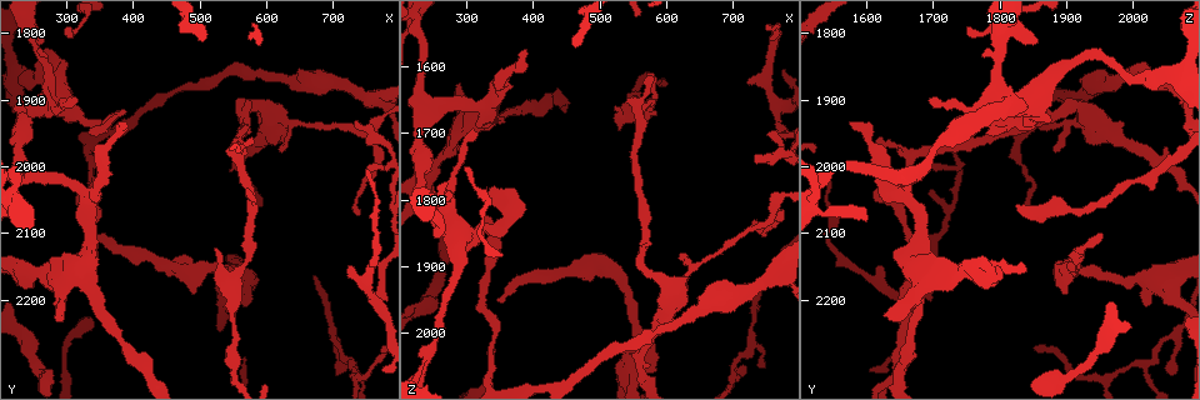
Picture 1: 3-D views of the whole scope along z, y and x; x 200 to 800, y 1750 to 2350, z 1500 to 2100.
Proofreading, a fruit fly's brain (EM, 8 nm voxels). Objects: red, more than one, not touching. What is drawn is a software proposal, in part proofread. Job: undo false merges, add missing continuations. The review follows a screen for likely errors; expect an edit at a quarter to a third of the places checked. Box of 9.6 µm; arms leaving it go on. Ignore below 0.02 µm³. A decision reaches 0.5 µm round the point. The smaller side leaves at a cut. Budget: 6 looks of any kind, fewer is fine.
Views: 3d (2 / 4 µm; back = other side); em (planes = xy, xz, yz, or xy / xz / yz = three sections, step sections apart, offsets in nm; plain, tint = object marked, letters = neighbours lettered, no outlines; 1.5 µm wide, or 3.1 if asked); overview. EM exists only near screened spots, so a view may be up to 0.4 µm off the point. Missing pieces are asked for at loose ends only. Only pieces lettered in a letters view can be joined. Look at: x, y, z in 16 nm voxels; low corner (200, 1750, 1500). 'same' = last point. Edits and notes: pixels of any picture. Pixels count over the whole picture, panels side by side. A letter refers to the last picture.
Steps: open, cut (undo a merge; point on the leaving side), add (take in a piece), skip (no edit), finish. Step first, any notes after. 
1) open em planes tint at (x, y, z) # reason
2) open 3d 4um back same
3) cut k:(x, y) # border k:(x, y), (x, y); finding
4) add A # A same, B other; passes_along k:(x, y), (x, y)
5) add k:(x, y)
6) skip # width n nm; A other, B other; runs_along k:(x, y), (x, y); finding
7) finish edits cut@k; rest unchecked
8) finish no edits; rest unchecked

open em planes letters at (760, 2095, 1545) # a narrow waist

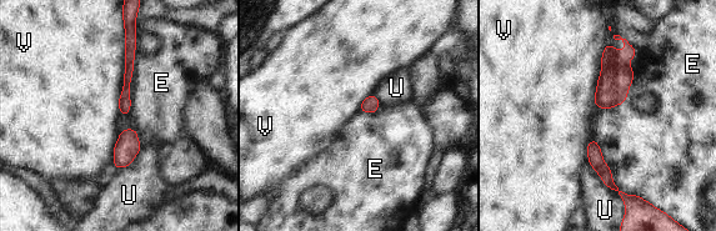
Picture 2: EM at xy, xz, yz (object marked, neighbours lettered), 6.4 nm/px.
skip # E other, U other, V other; runs_along 2:(131, 31), (129, 73), (123, 111); continuous, no second cell

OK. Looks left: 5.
open em planes tint at (730, 1940, 1735) # thin end

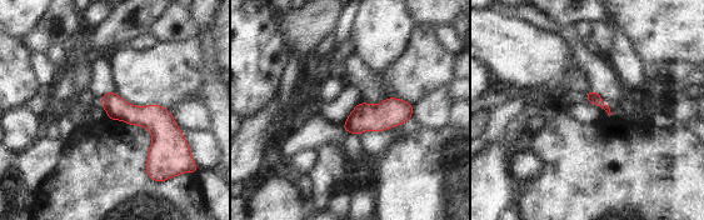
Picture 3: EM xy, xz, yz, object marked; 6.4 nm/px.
open em planes letters same

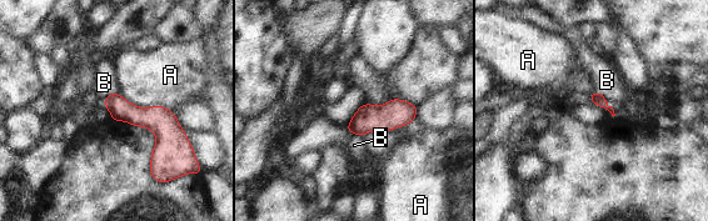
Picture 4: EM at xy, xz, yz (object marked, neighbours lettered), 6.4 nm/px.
skip # longest_contact A 380 nm; A other, B other; runs_along 4:(110, 96), (160, 132), (153, 164); none of them fits

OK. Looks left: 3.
open em yz step 4 letters at (720, 2155, 1620) # an open end

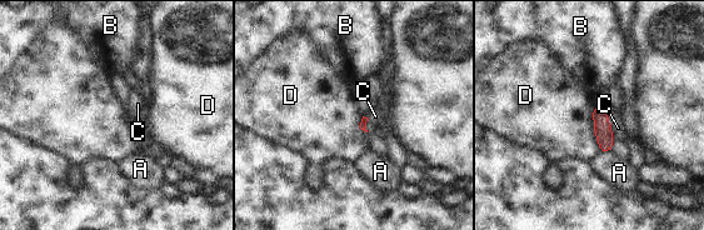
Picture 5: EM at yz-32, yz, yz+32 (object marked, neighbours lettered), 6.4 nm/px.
open em planes letters same

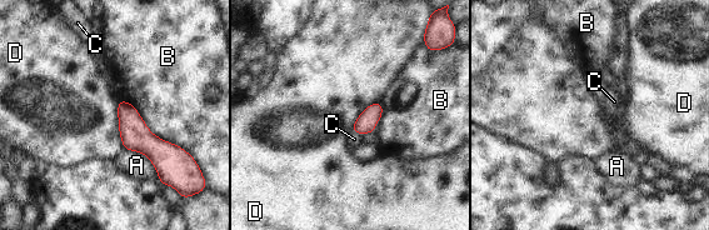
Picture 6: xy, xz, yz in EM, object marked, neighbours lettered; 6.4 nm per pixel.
skip # A other, B other, C other, D other; runs_along 6:(121, 104), (161, 171); none of them fits

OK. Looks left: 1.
finish no edits; rest unchecked

